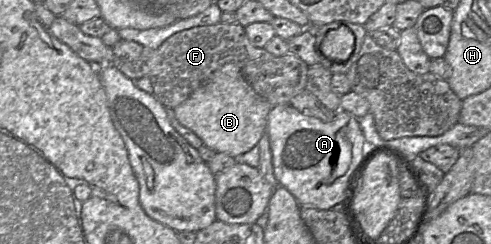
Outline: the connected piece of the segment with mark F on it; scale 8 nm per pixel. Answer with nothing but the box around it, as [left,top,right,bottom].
[110,22,309,109]

